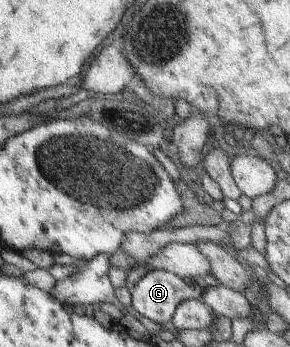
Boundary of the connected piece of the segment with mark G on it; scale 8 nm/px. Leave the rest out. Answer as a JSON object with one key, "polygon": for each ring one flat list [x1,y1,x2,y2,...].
{"polygon":[[154,269,136,282,131,305,138,314,163,323,171,320,179,304,200,299,202,293,202,286,196,280,187,281,173,272]]}

